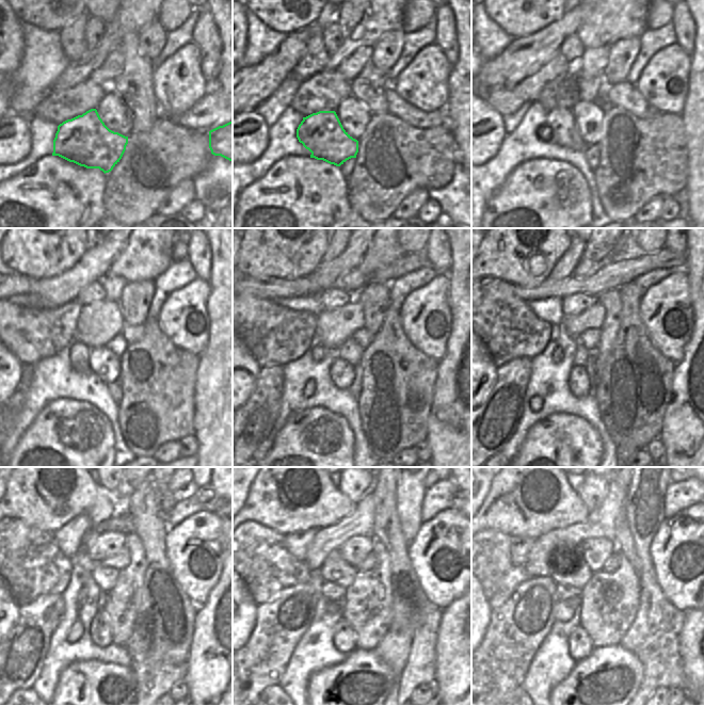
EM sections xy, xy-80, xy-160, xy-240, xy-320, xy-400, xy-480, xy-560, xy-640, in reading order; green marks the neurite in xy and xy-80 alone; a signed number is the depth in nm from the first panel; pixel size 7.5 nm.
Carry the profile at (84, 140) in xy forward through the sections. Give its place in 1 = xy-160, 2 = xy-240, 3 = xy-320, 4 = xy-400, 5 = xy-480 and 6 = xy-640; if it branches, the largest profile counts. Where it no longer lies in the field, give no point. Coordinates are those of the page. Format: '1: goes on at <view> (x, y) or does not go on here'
1: goes on at xy-160 (560, 129)
2: goes on at xy-240 (79, 353)
3: goes on at xy-320 (318, 353)
4: goes on at xy-400 (565, 341)
5: goes on at xy-480 (81, 557)
6: goes on at xy-640 (572, 596)

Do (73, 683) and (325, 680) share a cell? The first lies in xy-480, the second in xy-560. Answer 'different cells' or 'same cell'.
same cell

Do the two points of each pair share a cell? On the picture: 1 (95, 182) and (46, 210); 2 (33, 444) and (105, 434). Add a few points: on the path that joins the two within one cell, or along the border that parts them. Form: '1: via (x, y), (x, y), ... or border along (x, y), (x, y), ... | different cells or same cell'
1: via (82, 195), (79, 199), (59, 202) | same cell
2: via (51, 444), (69, 443), (86, 434) | same cell

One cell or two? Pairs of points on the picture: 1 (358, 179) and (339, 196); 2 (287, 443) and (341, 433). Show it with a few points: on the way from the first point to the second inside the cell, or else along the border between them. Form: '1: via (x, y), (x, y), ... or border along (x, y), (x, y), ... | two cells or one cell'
1: border along (346, 178), (347, 198), (352, 210) | two cells
2: via (301, 443), (321, 443), (328, 439) | one cell

